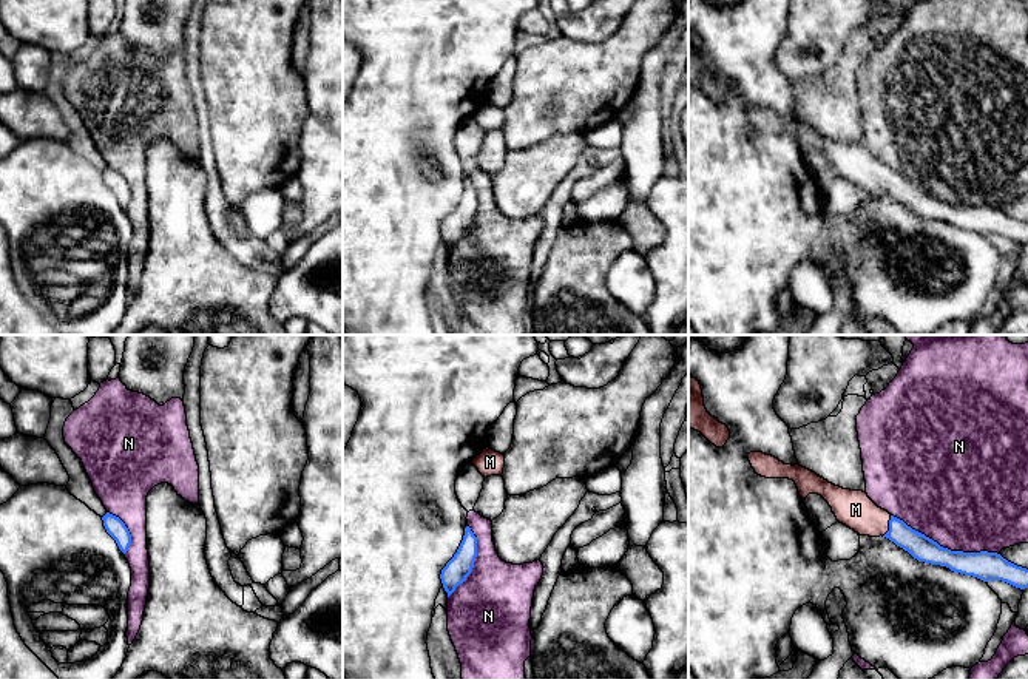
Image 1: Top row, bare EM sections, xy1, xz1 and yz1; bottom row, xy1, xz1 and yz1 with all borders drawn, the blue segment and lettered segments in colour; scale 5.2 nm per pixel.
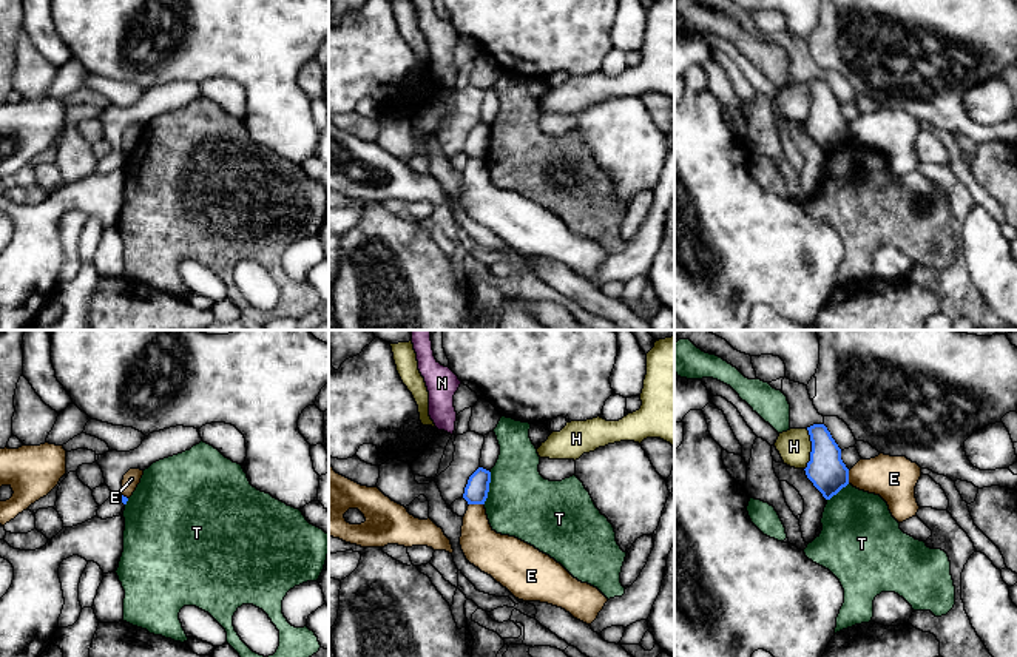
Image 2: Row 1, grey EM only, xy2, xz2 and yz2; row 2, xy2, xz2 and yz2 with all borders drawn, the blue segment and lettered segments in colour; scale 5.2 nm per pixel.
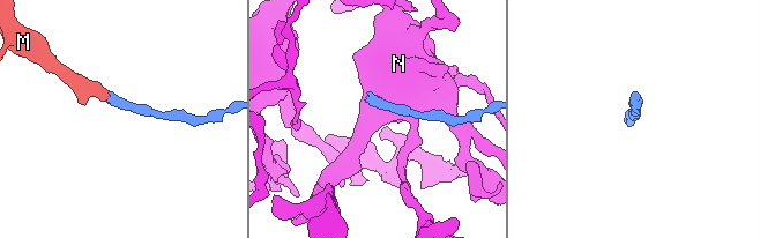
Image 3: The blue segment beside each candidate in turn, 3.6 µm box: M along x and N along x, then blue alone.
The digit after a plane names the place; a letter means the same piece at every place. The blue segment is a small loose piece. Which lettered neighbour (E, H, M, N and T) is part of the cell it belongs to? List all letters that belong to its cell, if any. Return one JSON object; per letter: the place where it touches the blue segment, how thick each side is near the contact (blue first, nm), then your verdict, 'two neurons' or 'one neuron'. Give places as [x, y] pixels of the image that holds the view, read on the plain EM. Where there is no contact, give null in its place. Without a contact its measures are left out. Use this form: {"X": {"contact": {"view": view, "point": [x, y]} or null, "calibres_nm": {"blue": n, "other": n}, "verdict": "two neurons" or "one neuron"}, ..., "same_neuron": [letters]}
{"E": {"contact": {"view": "xz2", "point": [477, 158]}, "calibres_nm": {"blue": 130, "other": 200}, "verdict": "two neurons"}, "H": {"contact": {"view": "yz2", "point": [812, 104]}, "calibres_nm": {"blue": 200, "other": 170}, "verdict": "two neurons"}, "M": {"contact": {"view": "yz1", "point": [889, 181]}, "calibres_nm": {"blue": 130, "other": 190}, "verdict": "one neuron"}, "N": {"contact": {"view": "yz1", "point": [945, 202]}, "calibres_nm": {"blue": 150, "other": 480}, "verdict": "two neurons"}, "T": {"contact": {"view": "xz2", "point": [488, 142]}, "calibres_nm": {"blue": 130, "other": 360}, "verdict": "two neurons"}, "same_neuron": ["M"]}

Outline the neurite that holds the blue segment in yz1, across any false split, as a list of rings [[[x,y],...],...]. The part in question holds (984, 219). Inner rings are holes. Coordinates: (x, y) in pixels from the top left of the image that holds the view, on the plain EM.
[[[750,106],[747,113],[761,131],[793,134],[803,154],[809,148],[821,150],[837,174],[860,190],[883,190],[918,216],[946,221],[983,236],[1002,235],[1020,244],[1028,242],[1028,224],[1008,216],[997,207],[951,205],[878,162],[863,145],[843,144],[800,119],[784,119],[763,106]]]

